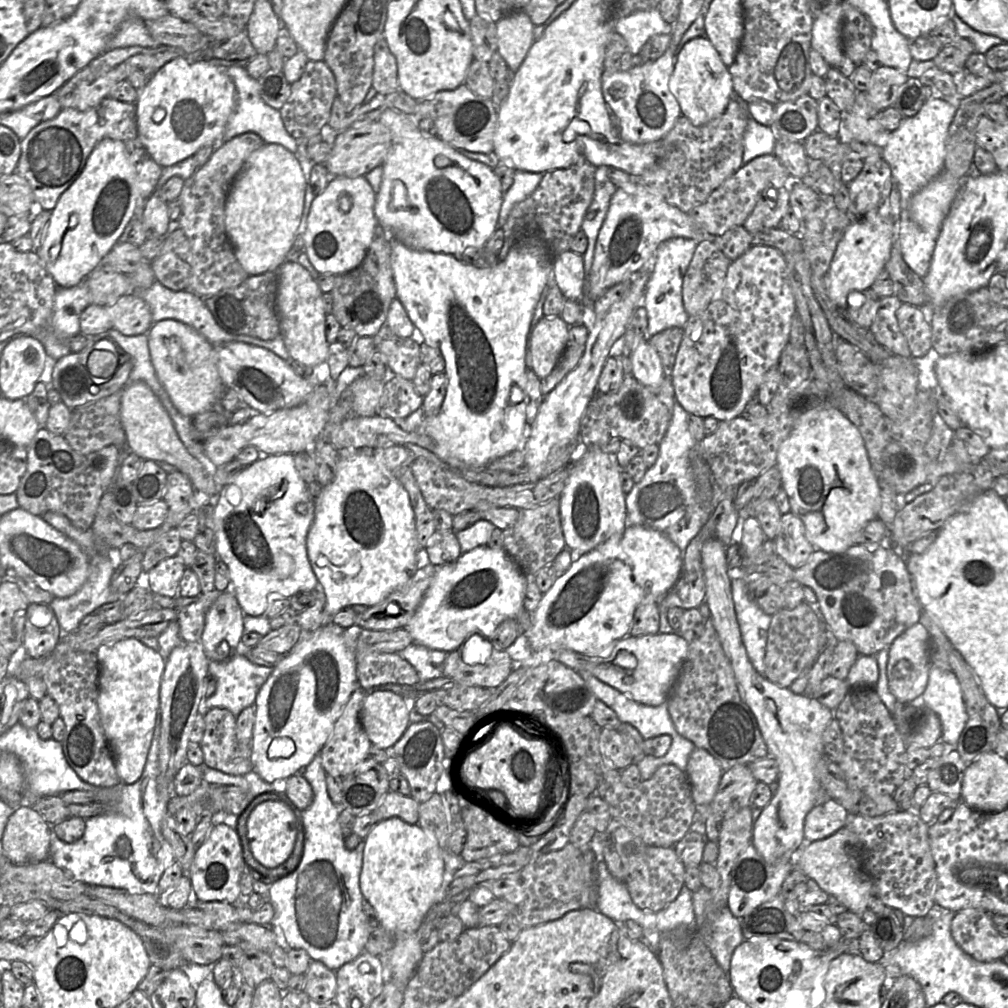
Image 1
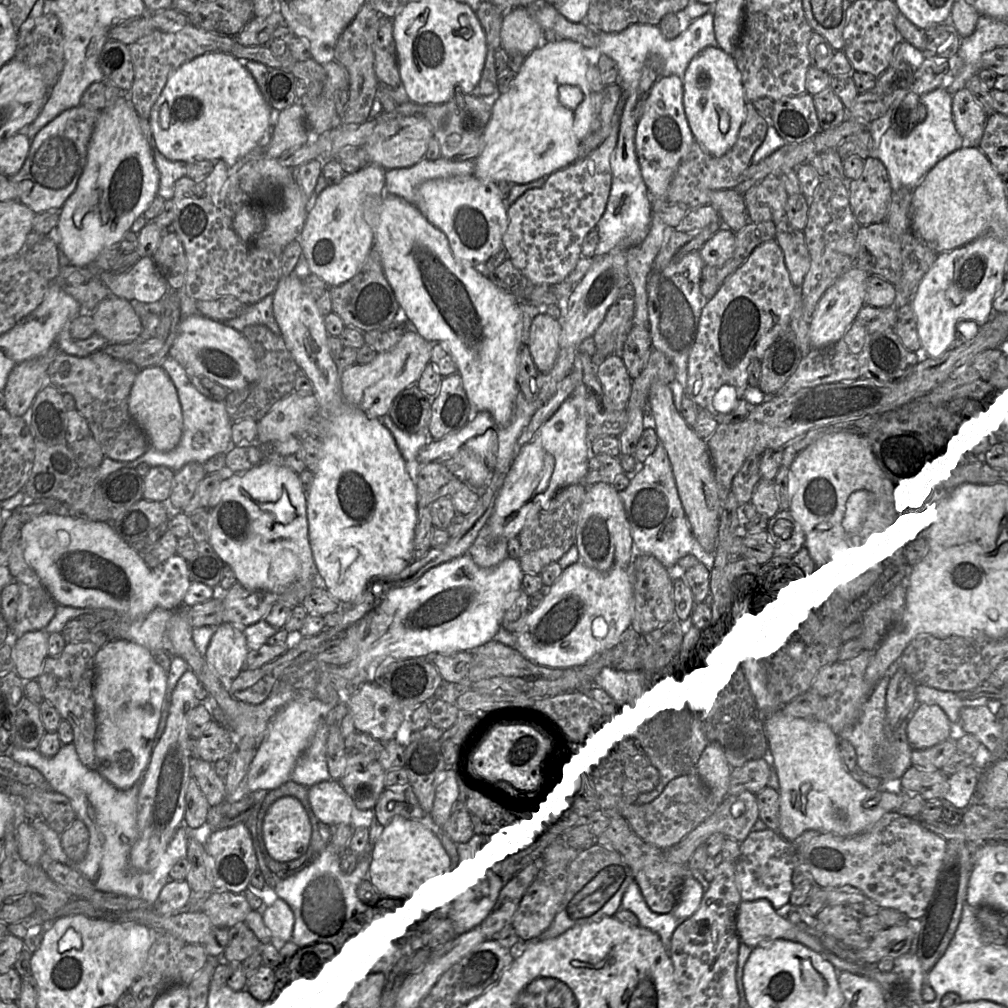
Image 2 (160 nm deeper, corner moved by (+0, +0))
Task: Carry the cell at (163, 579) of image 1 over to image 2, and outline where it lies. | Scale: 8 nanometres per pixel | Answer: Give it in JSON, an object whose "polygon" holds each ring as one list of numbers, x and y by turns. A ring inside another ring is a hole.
{"polygon":[[46,512,23,523,20,530,20,542,26,562,38,574,41,583,57,604,76,608,111,609,130,619,146,616,155,608,177,610,179,607,185,607,183,606,184,597,192,582,188,562,180,555,175,554,157,567,150,568,145,563,143,557,138,552,131,549,128,544,115,533,108,522,88,521,68,515]]}

